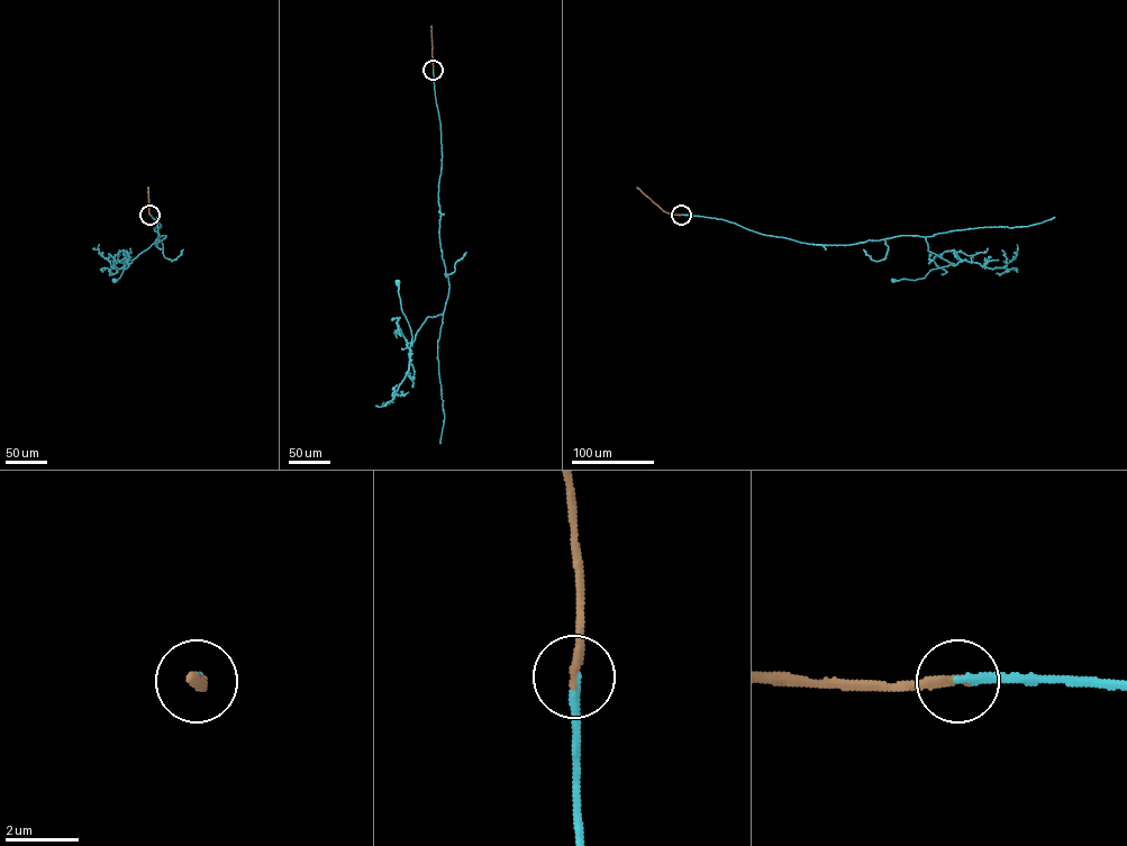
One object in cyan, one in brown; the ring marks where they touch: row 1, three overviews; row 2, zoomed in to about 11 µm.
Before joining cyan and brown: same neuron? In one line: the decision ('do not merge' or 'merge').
merge

